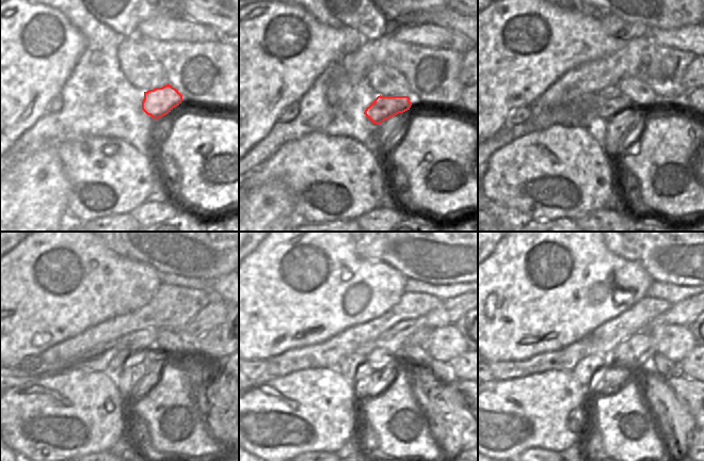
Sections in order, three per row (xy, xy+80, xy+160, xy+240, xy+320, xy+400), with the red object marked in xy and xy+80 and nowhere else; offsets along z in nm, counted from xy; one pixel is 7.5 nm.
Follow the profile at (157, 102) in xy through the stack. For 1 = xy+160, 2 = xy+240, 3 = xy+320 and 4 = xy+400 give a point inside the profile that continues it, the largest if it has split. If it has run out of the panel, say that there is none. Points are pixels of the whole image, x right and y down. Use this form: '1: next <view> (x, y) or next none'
1: next xy+160 (611, 111)
2: next xy+240 (125, 361)
3: next xy+320 (363, 358)
4: next xy+400 (588, 368)

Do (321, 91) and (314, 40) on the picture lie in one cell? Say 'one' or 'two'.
two

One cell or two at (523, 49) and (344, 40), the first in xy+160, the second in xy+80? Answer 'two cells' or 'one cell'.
one cell

